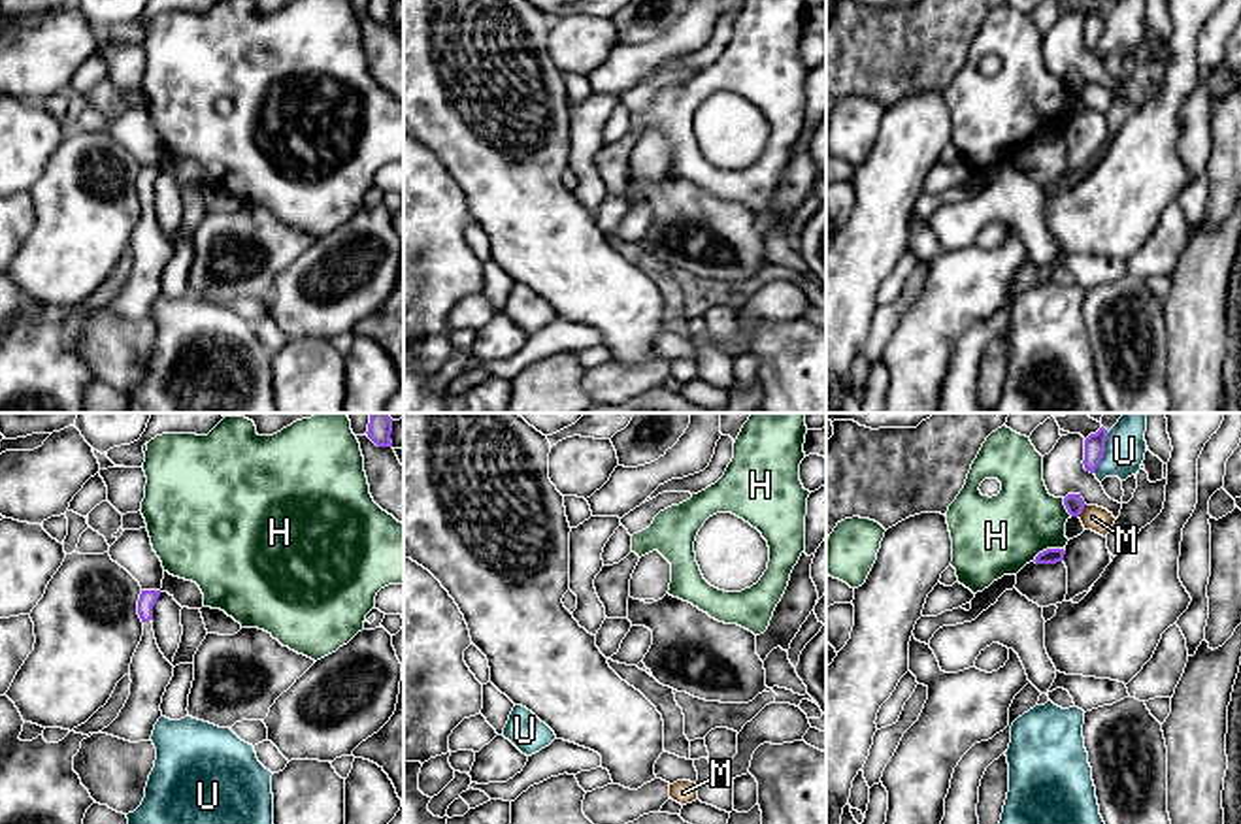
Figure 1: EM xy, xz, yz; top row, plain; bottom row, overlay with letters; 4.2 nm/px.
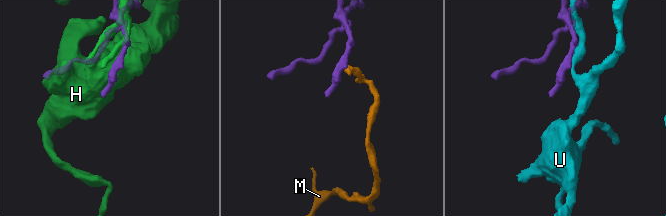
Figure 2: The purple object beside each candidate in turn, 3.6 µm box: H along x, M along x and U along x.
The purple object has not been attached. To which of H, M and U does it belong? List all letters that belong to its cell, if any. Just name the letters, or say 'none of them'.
none of them

